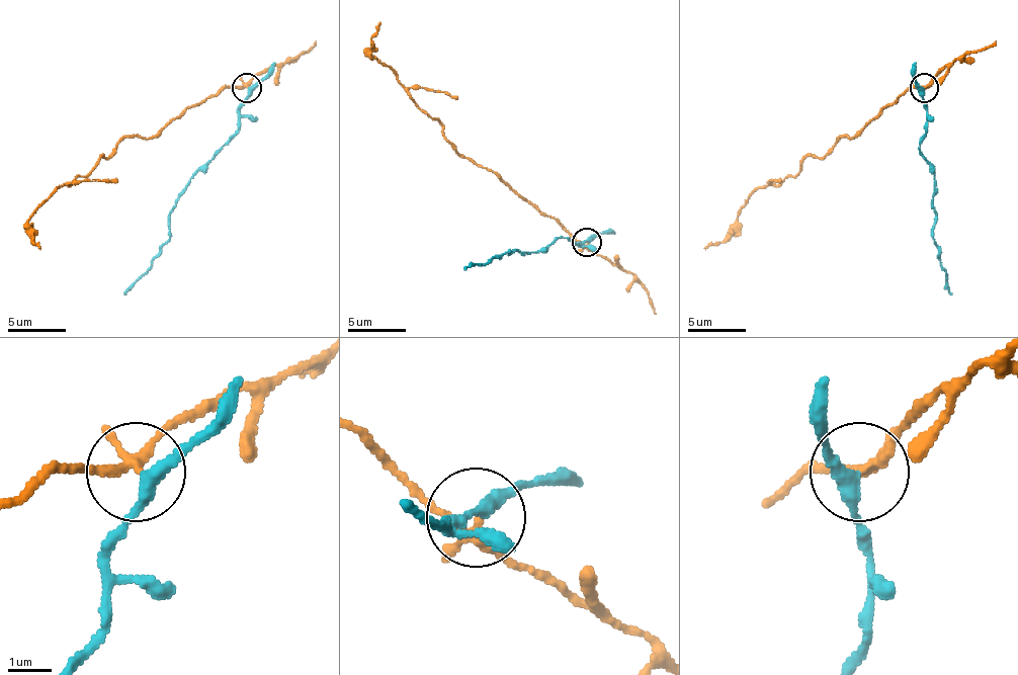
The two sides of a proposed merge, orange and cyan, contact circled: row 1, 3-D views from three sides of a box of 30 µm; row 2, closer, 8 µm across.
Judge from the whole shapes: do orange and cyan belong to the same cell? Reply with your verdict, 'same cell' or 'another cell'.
another cell

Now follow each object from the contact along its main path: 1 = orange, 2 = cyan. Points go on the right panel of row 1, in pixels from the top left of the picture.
1: (923, 87), (909, 87), (853, 139), (807, 157), (792, 177), (757, 188), (725, 238), (704, 250)
2: (923, 87), (926, 131), (920, 154), (935, 180), (932, 238), (952, 293)

